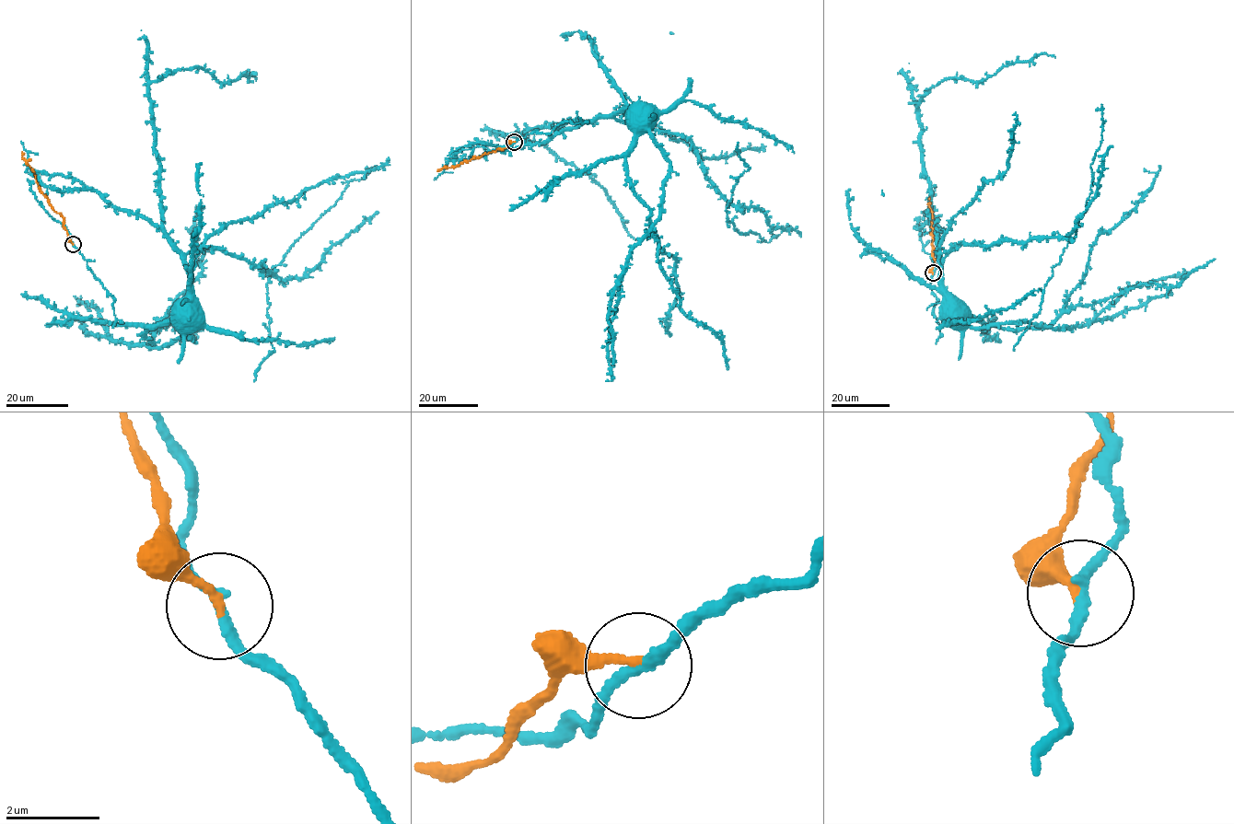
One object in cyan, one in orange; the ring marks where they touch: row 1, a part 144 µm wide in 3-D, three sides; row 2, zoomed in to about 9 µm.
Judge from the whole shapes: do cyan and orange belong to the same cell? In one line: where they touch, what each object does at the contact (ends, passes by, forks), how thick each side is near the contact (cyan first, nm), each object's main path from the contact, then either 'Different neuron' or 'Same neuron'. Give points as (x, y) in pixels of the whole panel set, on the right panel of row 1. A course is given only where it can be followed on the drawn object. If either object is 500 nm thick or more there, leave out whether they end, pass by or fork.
Place: (933, 272). At the ring cyan passes by. At the ring orange ends. Thickness 200 nm (cyan) against 180 nm. Course of cyan: (933, 273), (931, 254), (921, 240), (923, 225), (917, 226), (937, 217), (941, 307), (948, 312). Course of orange: (933, 273), (935, 261), (929, 197). Different neuron

